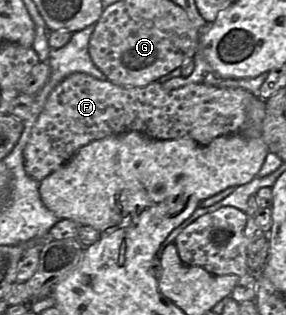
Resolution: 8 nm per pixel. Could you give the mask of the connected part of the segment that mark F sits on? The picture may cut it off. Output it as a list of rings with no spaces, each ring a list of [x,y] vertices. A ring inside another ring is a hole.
[[[72,73],[47,98],[23,152],[24,168],[28,176],[41,182],[81,147],[130,131],[158,140],[189,137],[205,146],[219,136],[243,132],[254,96],[242,88],[207,84],[188,84],[174,90],[164,89],[159,81],[146,86],[120,86],[87,73]]]

